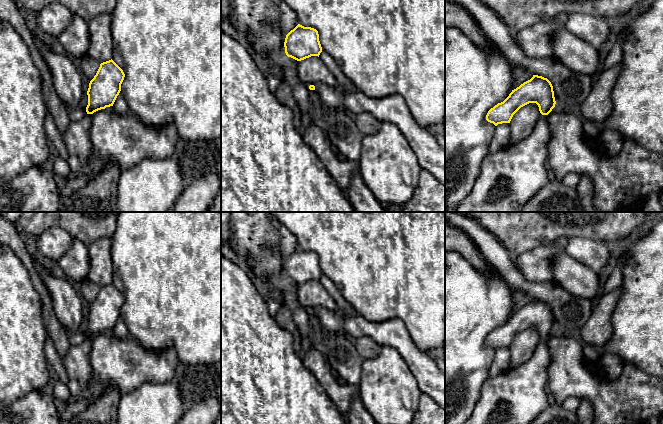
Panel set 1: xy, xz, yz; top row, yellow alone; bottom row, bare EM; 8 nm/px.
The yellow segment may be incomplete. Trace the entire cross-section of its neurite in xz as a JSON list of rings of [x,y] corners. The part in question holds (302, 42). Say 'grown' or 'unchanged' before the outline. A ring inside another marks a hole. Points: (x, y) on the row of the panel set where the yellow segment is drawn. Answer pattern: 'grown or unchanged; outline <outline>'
unchanged; outline [[[300,24],[286,35],[284,47],[286,55],[297,61],[319,57],[322,52],[318,31]]]

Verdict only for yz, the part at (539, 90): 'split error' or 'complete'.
complete

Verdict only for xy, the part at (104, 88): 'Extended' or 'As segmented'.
As segmented

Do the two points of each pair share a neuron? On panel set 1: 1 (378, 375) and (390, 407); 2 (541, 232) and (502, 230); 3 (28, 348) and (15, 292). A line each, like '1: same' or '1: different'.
1: same
2: same
3: same

